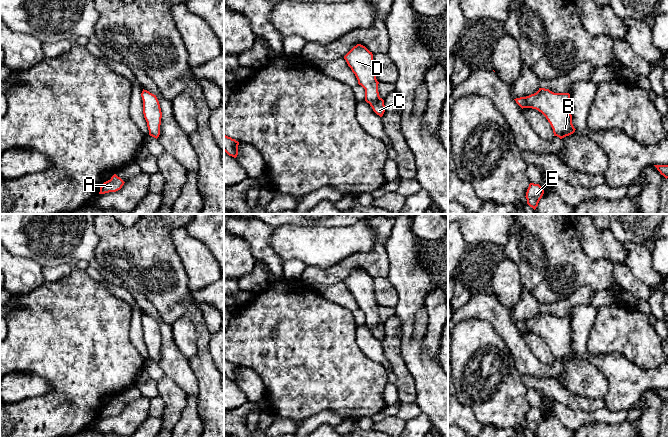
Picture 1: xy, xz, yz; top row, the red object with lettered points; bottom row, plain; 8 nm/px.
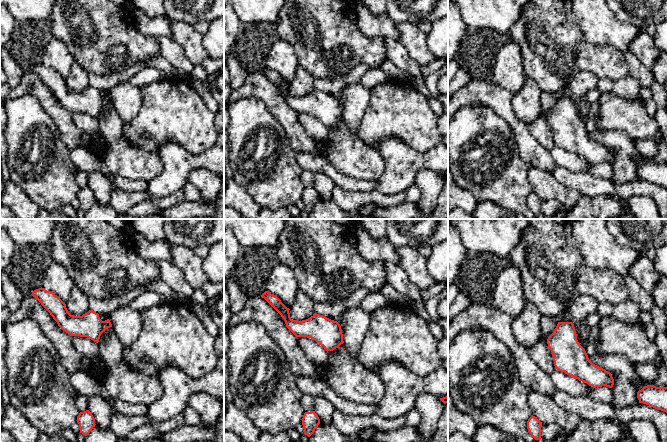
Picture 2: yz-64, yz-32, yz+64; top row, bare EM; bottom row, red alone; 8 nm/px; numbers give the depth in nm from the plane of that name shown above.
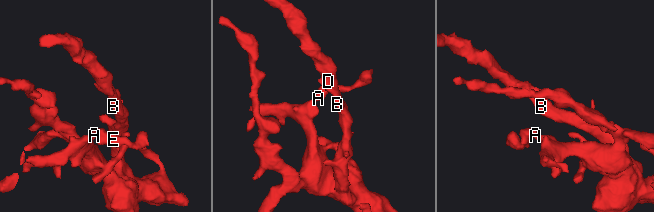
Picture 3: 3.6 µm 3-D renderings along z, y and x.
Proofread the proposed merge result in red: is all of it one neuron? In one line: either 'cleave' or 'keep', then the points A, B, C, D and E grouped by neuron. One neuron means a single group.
keep; groups A B C D E

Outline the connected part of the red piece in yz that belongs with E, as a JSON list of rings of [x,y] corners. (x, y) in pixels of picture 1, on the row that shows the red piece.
[[[530,183],[525,196],[527,204],[535,210],[543,194],[544,190],[539,184]]]

